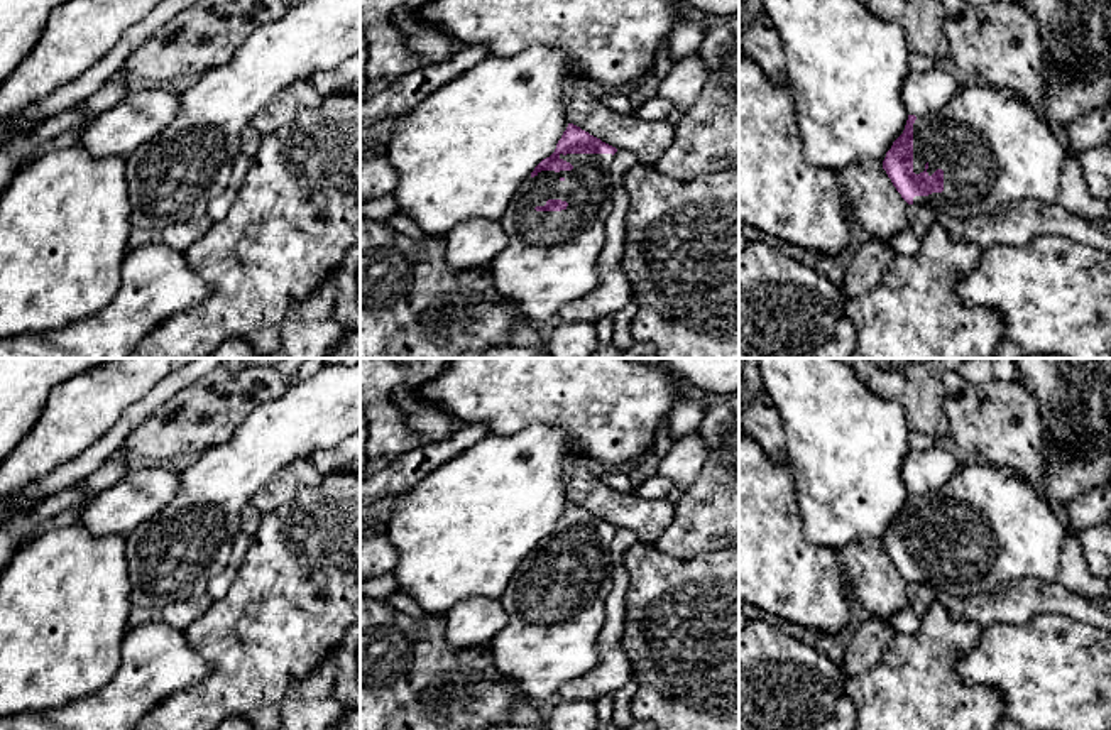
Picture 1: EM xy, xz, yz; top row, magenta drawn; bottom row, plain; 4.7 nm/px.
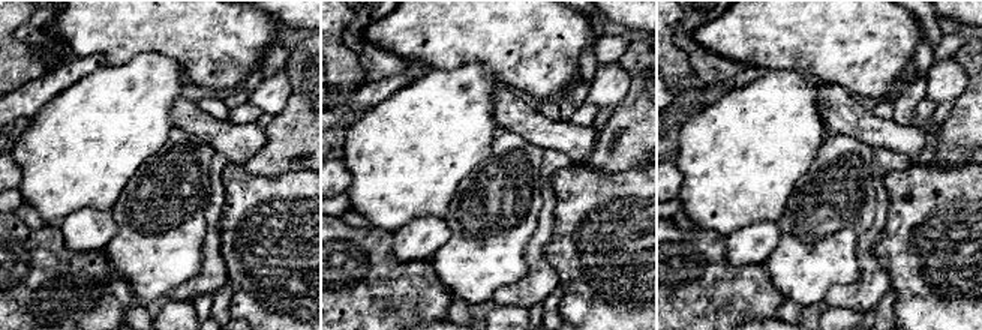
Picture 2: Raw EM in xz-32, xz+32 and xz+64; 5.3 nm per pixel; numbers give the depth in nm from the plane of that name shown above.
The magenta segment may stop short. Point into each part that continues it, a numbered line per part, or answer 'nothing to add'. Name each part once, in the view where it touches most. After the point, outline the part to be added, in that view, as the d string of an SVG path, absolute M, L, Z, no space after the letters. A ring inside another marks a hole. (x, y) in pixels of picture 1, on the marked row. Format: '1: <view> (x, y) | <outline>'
1: yz (993, 149) | M971 79L940 112L917 117L913 123L913 172L932 176L944 171L944 191L928 196L915 196L913 204L928 204L937 215L959 220L974 220L998 215L1013 201L1057 203L1062 164L1067 149L1055 137L1052 125L1043 122L1035 110L1021 100L1004 96L999 88Z

